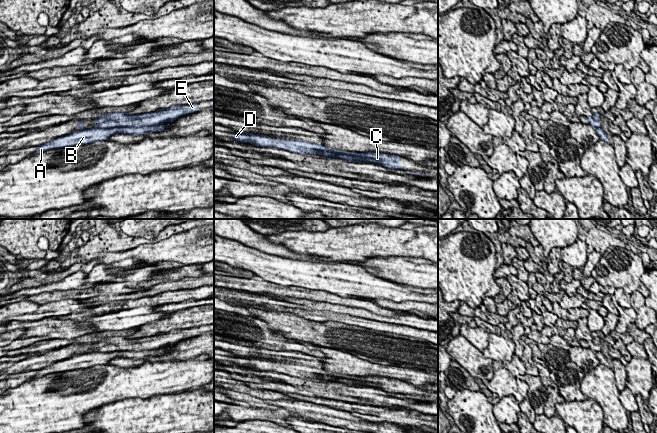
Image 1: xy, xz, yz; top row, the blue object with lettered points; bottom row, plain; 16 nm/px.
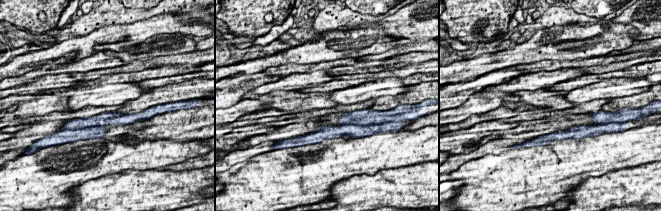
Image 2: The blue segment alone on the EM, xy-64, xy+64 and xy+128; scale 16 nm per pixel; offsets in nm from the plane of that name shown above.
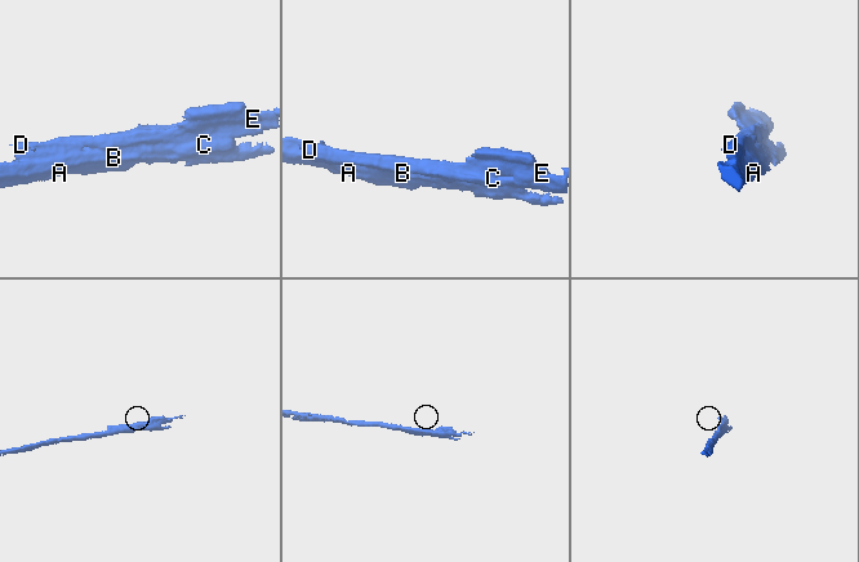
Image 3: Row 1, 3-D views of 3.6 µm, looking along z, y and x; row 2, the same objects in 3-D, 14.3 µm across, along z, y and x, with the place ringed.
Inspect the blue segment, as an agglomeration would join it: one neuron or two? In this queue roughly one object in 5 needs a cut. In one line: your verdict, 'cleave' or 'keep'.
cleave

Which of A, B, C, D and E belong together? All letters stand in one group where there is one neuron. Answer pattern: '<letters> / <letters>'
A B C / D E

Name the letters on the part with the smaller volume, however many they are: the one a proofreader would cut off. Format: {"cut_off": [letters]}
{"cut_off": ["D", "E"]}

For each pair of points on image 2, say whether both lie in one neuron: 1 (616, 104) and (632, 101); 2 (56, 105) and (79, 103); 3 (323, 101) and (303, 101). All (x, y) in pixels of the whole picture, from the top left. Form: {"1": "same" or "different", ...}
{"1": "same", "2": "different", "3": "same"}

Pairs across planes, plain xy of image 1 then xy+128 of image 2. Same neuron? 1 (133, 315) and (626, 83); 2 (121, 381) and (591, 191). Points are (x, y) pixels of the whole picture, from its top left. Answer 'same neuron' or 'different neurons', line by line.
1: same neuron
2: different neurons

